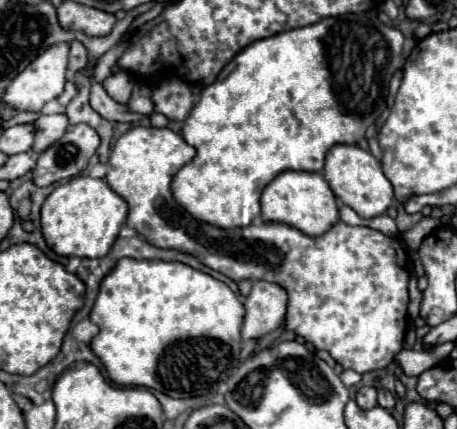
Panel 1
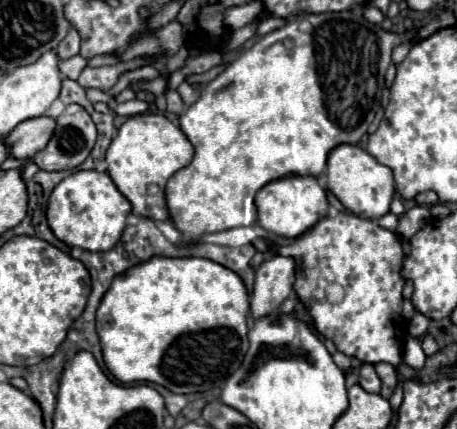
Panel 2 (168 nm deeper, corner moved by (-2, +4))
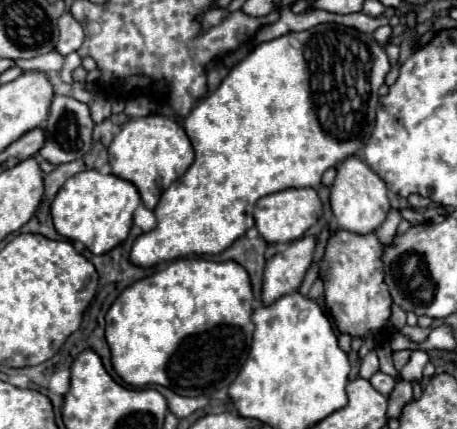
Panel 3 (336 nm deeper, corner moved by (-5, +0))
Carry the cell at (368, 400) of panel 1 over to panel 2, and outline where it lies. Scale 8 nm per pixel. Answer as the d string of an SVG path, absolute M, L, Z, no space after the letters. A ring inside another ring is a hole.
M364 364L362 366L362 370L360 370L360 386L366 392L372 392L372 394L378 394L380 392L380 378L374 372L374 366L372 364Z

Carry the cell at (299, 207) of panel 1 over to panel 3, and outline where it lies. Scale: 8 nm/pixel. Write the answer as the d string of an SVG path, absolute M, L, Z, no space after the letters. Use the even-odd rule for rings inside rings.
M287 188L269 196L263 196L255 204L255 228L271 244L283 244L299 240L323 214L321 200L313 188Z

